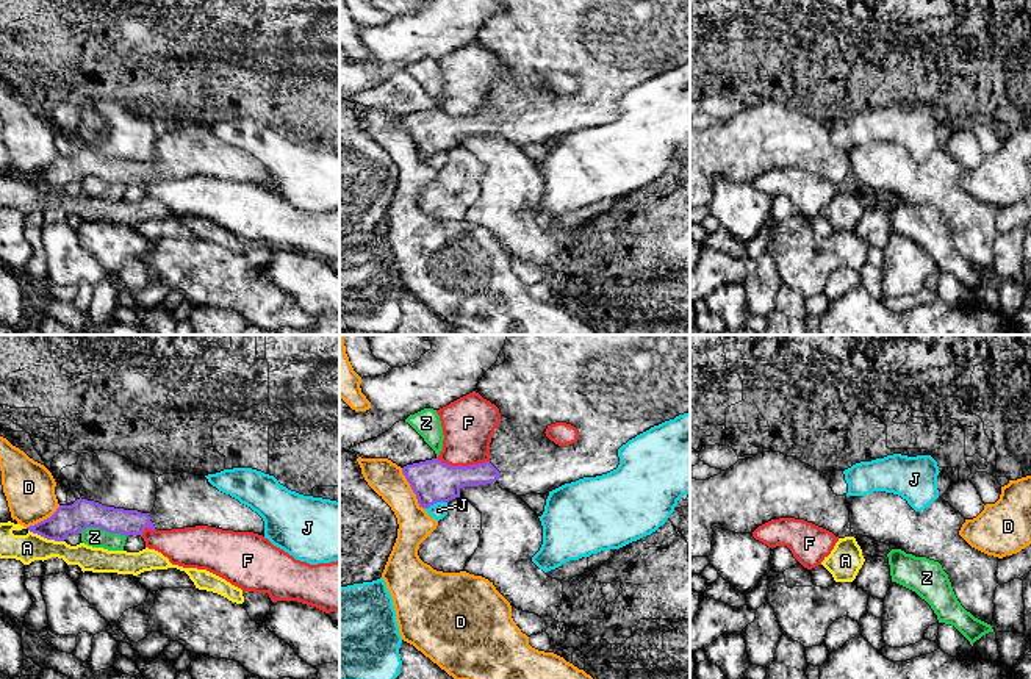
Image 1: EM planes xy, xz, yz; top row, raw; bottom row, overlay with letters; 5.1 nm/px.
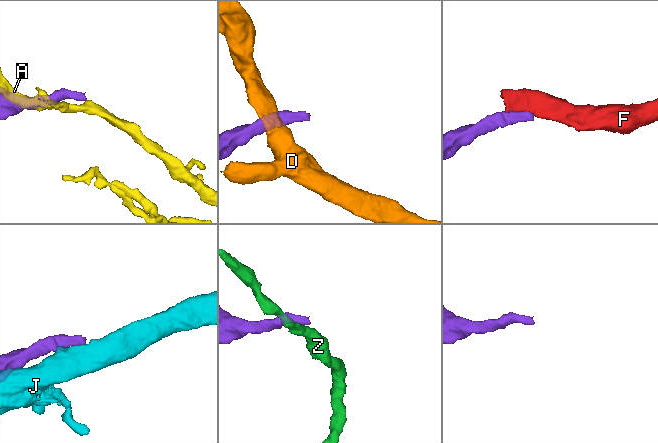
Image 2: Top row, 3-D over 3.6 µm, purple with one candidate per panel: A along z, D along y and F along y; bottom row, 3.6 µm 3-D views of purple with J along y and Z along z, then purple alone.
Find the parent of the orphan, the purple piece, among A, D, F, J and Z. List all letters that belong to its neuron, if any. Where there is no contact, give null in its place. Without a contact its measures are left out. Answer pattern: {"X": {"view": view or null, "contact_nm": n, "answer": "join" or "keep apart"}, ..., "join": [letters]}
{"A": {"view": "xy", "contact_nm": 220, "answer": "keep apart"}, "D": {"view": "xz", "contact_nm": 240, "answer": "keep apart"}, "F": {"view": "xz", "contact_nm": 280, "answer": "keep apart"}, "J": {"view": "xz", "contact_nm": 120, "answer": "keep apart"}, "Z": {"view": "xy", "contact_nm": 240, "answer": "keep apart"}, "join": []}

